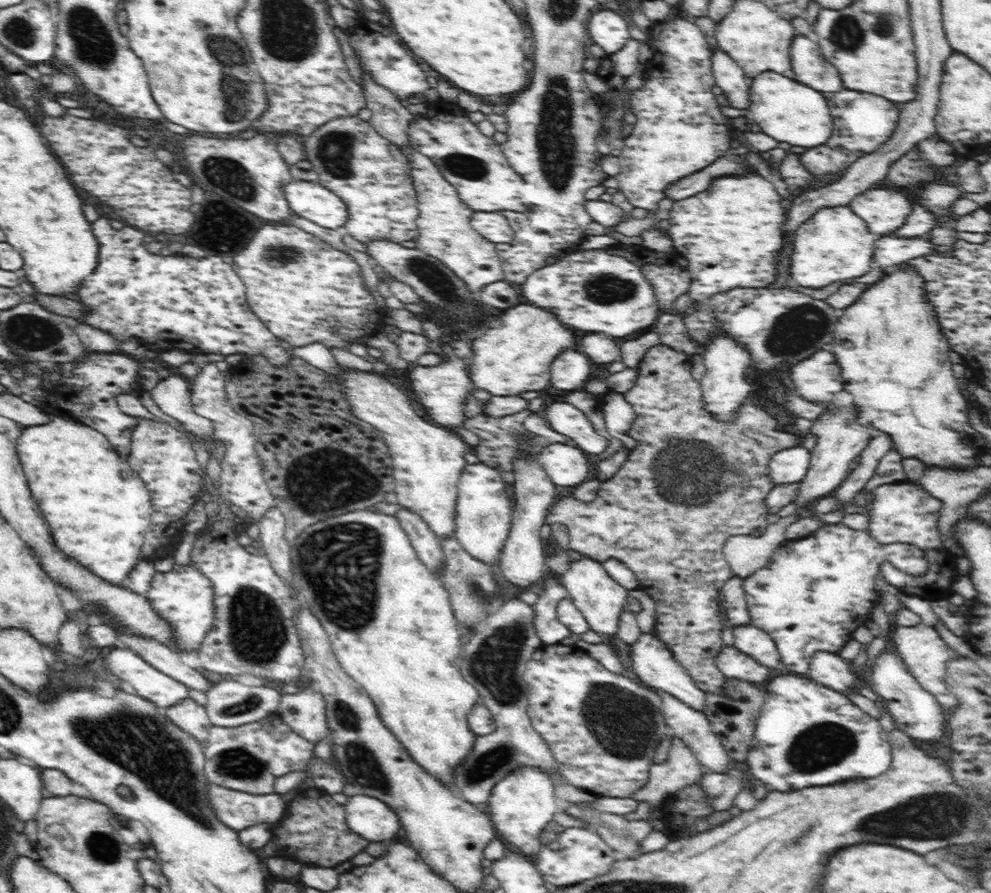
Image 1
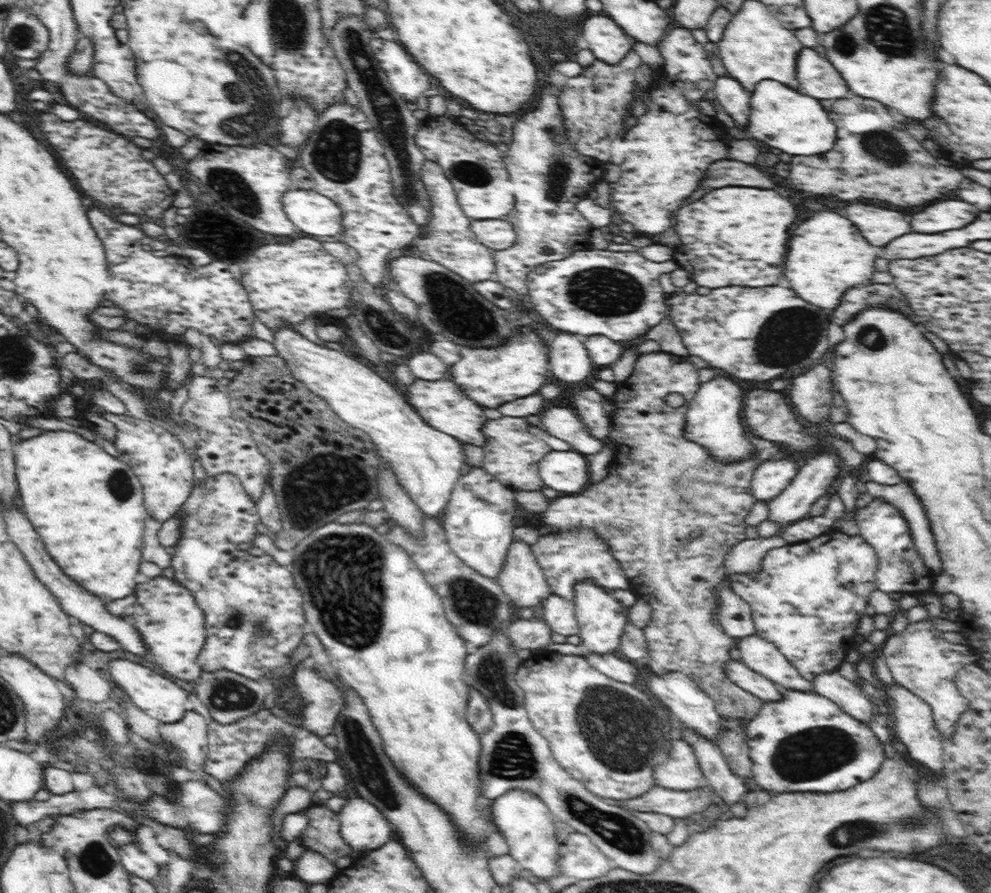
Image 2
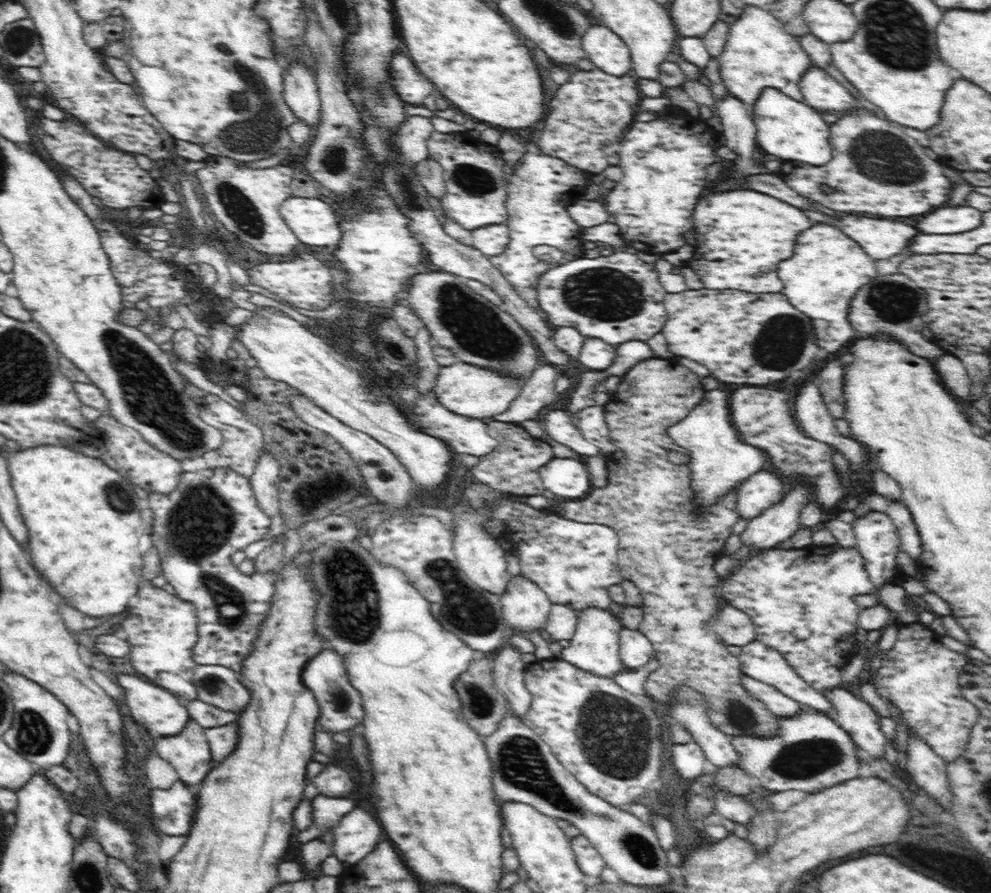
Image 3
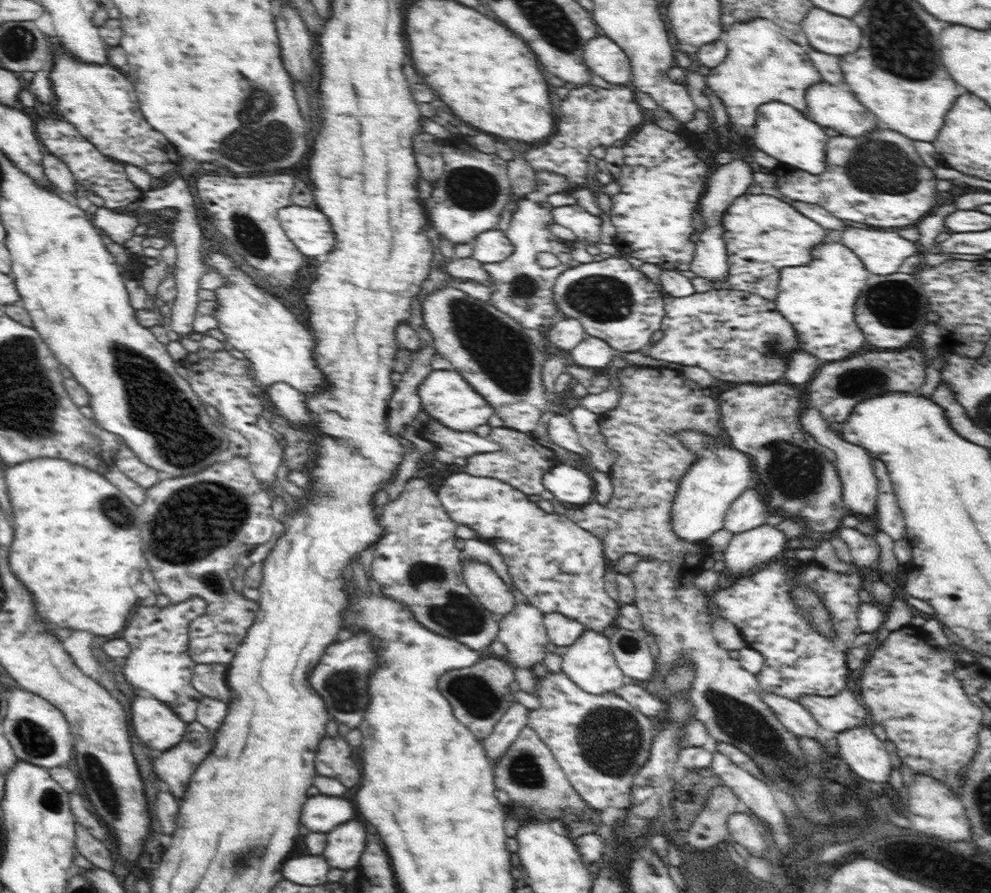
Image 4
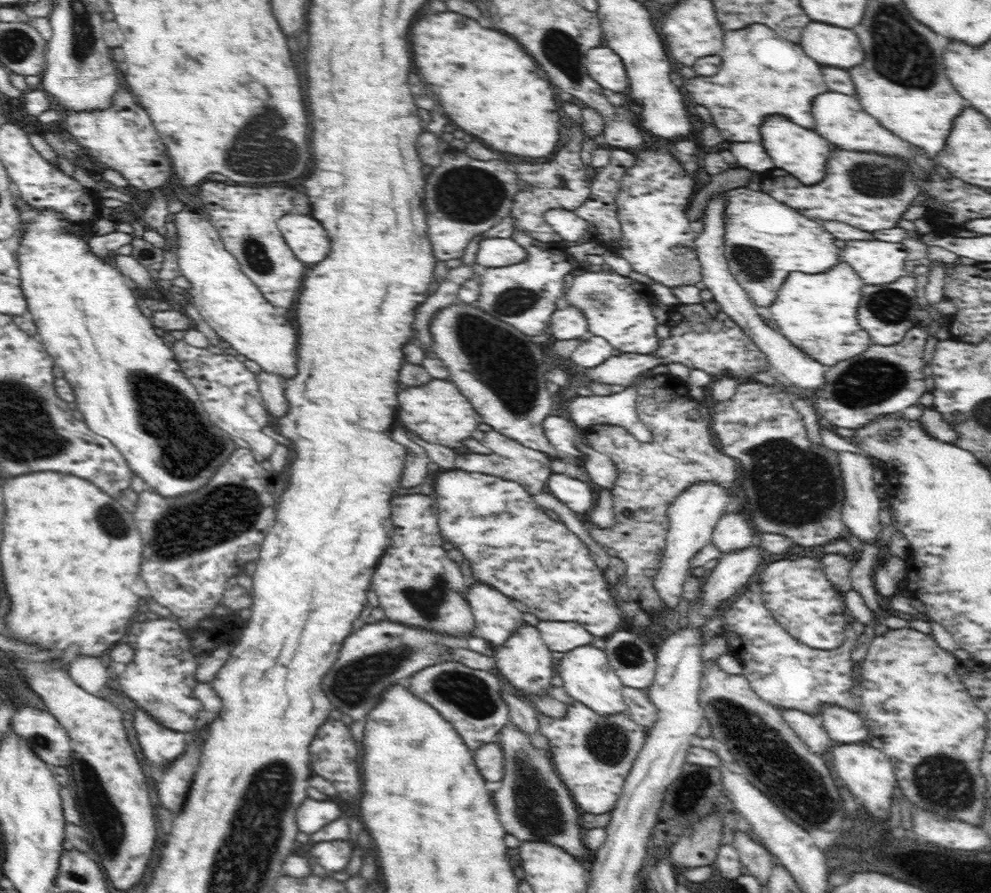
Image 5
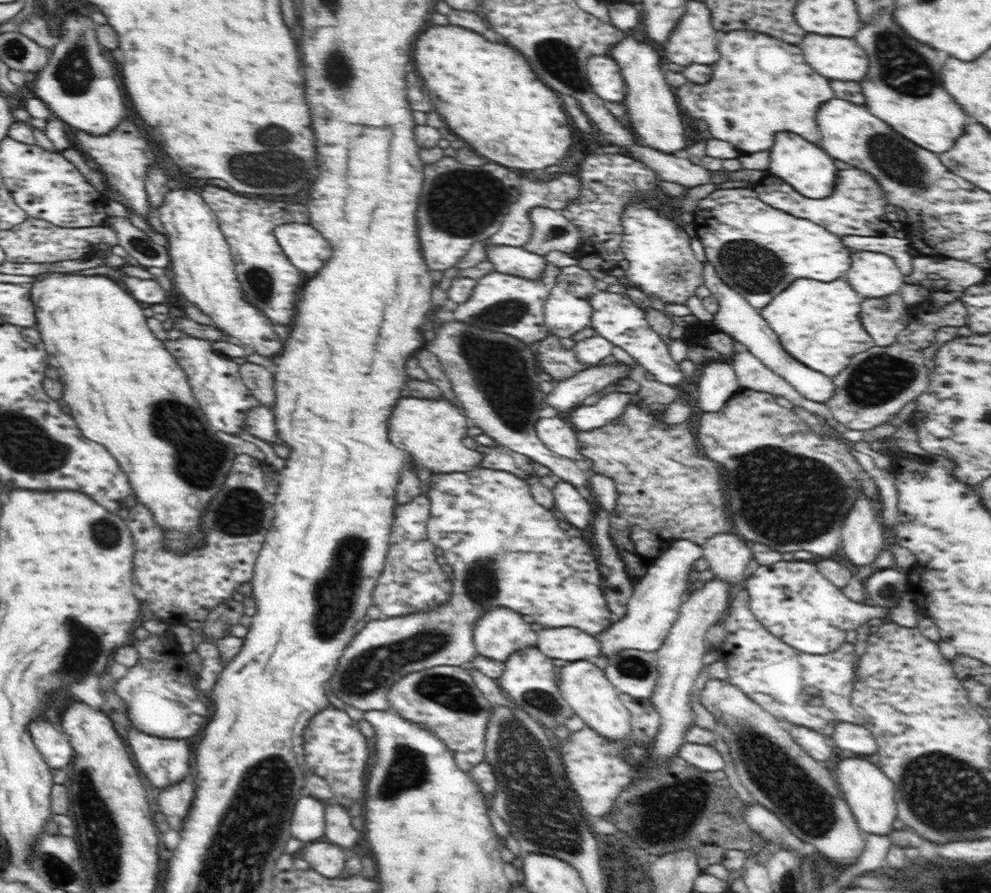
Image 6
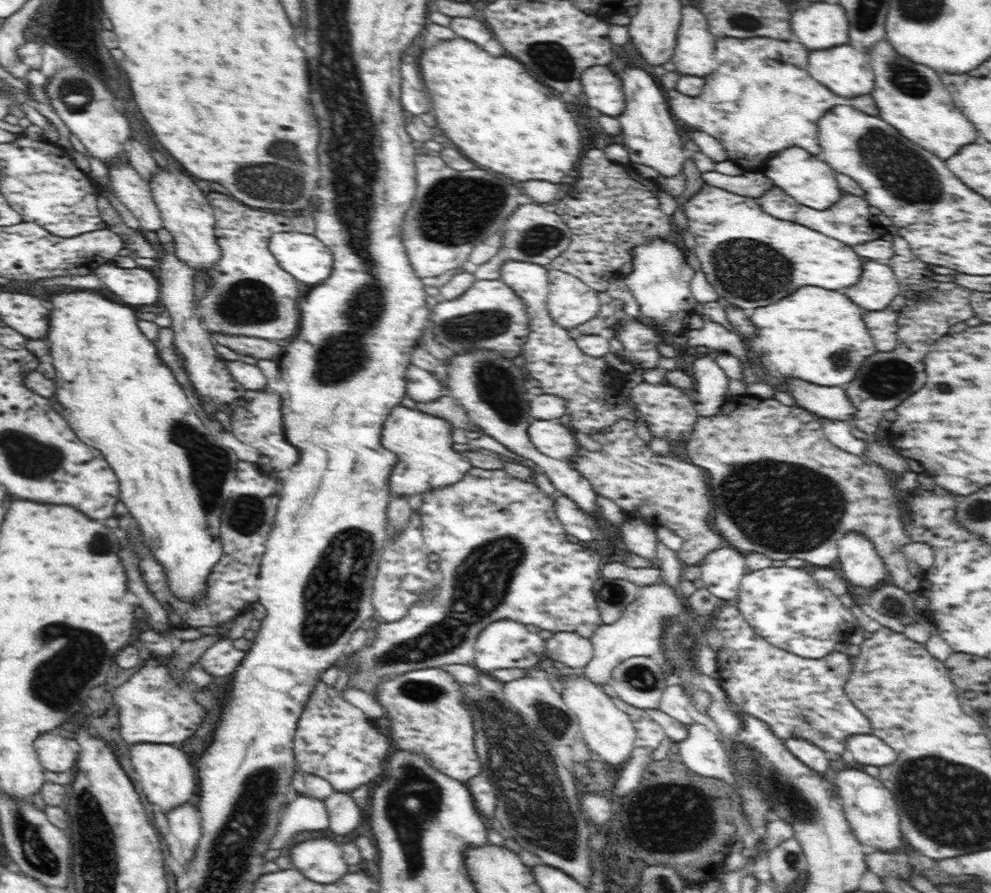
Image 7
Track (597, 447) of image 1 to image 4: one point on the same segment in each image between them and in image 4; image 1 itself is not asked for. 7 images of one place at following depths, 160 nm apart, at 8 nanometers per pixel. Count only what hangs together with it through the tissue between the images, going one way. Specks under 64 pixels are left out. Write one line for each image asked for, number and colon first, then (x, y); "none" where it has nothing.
2: (564, 423)
3: (558, 425)
4: (560, 430)

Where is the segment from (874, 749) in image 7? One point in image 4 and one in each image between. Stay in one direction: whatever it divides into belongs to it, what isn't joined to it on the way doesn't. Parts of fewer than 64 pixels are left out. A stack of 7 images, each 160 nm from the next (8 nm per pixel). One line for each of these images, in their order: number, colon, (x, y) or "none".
4: (843, 712)
5: (843, 725)
6: (847, 736)

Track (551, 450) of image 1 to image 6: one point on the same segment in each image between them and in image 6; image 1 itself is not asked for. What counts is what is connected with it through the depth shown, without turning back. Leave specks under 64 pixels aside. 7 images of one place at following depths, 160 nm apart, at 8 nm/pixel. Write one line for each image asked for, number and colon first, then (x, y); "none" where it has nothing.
2: (566, 471)
3: (568, 477)
4: (573, 487)
5: (576, 494)
6: (578, 512)

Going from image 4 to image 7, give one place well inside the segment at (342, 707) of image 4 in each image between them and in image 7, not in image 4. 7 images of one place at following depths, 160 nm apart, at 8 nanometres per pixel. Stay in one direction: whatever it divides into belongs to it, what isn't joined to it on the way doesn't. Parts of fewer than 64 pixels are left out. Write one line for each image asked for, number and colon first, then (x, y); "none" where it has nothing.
5: (376, 656)
6: (504, 549)
7: (503, 553)

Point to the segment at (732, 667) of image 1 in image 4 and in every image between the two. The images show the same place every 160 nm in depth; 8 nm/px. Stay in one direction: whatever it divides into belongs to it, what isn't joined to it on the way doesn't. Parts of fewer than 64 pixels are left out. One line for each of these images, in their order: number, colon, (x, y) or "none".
2: (760, 687)
3: (782, 706)
4: (797, 719)

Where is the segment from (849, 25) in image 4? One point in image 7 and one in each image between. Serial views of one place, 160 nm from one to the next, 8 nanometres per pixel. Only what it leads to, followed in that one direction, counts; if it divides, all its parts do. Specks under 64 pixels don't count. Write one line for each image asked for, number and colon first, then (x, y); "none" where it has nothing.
5: (829, 45)
6: (840, 58)
7: (845, 70)

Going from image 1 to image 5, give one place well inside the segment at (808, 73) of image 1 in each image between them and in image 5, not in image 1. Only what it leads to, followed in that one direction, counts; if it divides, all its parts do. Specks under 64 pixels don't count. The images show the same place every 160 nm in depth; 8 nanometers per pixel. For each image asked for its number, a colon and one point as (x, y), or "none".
2: (817, 76)
3: (820, 90)
4: (833, 106)
5: (839, 118)

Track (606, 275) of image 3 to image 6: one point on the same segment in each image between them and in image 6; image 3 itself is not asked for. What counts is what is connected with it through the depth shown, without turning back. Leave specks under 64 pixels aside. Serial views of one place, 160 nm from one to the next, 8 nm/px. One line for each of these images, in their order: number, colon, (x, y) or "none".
4: (615, 302)
5: (617, 308)
6: (615, 317)

